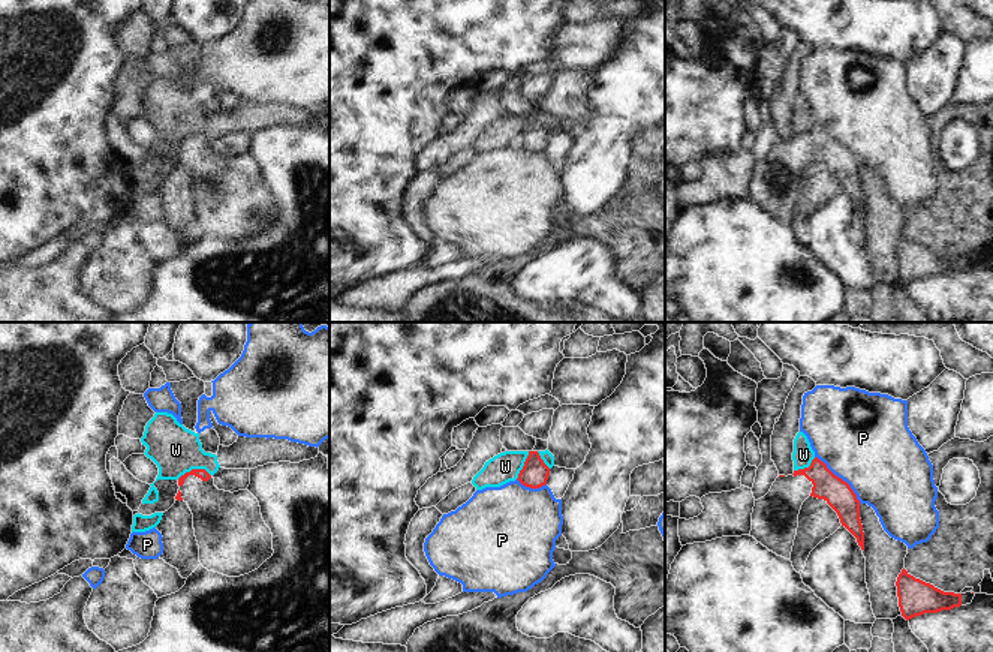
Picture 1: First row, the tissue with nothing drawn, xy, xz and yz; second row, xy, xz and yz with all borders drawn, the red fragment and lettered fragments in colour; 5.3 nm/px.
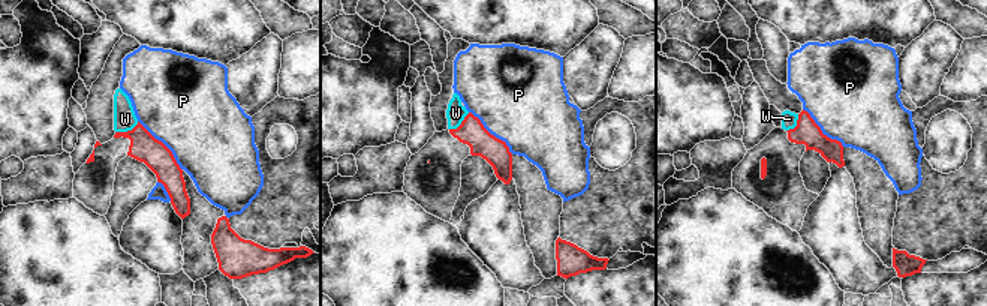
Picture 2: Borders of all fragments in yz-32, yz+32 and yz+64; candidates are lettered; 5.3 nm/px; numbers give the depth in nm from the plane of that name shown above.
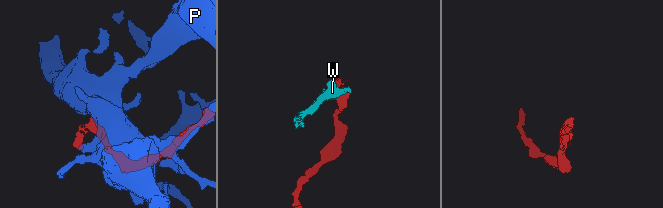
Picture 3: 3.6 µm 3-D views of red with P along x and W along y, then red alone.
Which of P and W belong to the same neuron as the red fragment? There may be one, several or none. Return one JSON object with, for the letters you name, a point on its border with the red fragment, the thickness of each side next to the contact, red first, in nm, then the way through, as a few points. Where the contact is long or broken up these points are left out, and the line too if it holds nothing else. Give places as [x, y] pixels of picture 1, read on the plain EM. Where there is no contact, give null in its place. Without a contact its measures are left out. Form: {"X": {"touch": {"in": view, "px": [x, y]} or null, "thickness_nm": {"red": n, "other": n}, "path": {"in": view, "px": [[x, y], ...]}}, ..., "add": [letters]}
{"add": []}

